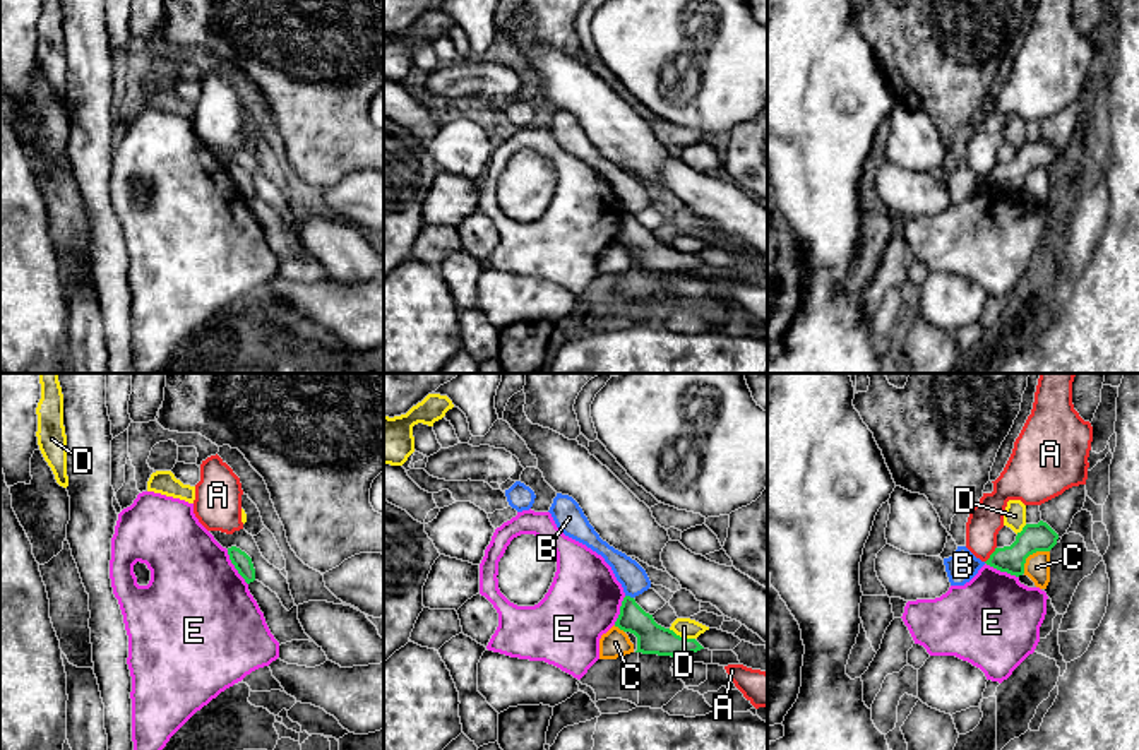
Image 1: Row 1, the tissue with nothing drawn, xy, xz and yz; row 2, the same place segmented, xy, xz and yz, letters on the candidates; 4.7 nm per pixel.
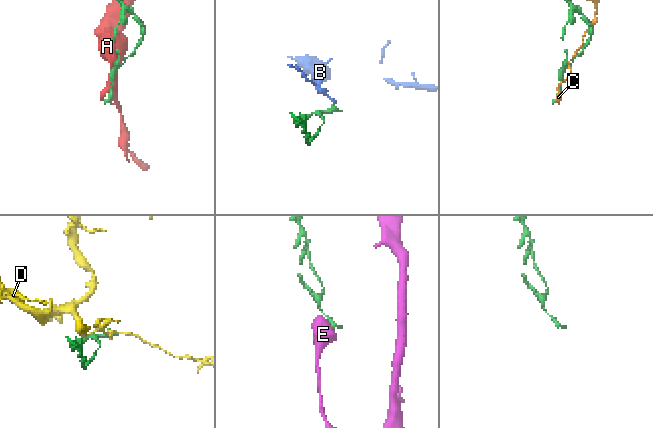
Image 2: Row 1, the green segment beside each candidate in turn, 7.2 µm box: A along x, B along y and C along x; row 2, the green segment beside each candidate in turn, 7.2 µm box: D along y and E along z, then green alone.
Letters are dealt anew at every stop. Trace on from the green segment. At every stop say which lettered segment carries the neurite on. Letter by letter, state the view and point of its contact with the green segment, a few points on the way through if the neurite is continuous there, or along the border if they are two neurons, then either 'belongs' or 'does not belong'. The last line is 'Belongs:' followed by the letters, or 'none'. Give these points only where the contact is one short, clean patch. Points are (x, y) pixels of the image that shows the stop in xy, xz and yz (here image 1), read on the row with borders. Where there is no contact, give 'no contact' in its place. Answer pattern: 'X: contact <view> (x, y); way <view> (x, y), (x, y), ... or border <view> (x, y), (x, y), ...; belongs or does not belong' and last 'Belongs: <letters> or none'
A: contact yz (990, 555); does not belong
B: contact xz (629, 596); border xz (626, 595), (632, 598); does not belong
C: contact yz (1030, 553); does not belong
D: contact xz (682, 637); does not belong
E: contact xy (235, 567); border xy (226, 550), (233, 567), (247, 584); does not belong
Belongs: none

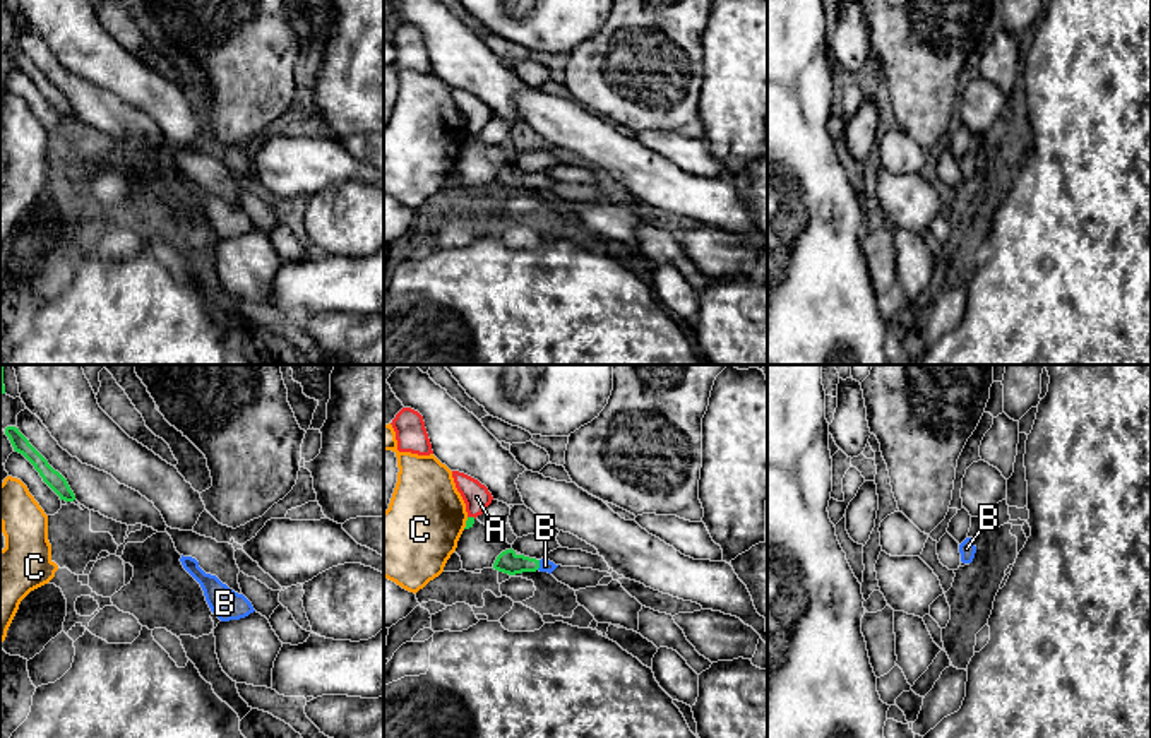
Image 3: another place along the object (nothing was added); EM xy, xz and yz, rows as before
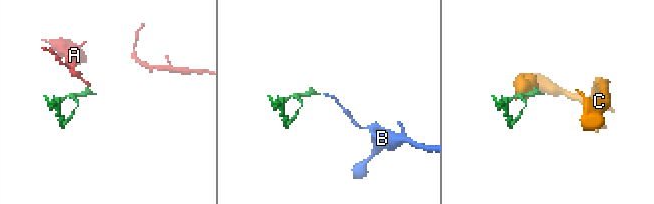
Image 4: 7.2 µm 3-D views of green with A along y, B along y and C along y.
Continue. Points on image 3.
A: contact xz (471, 517); border xz (468, 516), (475, 517); does not belong
B: contact xz (538, 565); way xz (507, 562), (538, 565), (545, 565); belongs
C: contact xz (466, 523); border xz (468, 517), (463, 528); does not belong
Belongs: B

